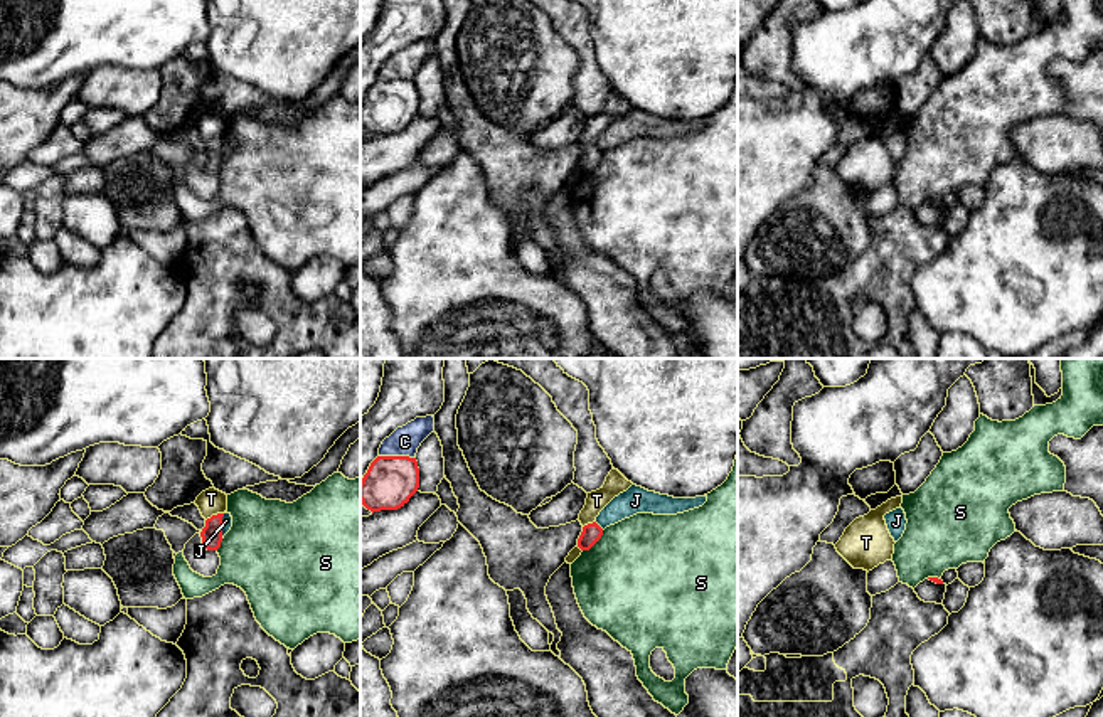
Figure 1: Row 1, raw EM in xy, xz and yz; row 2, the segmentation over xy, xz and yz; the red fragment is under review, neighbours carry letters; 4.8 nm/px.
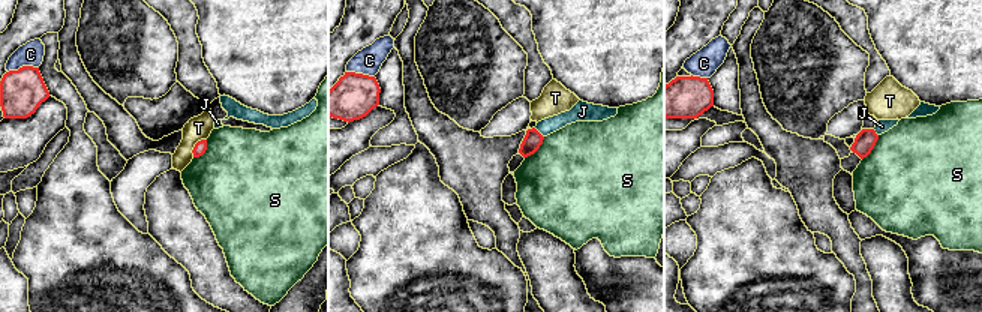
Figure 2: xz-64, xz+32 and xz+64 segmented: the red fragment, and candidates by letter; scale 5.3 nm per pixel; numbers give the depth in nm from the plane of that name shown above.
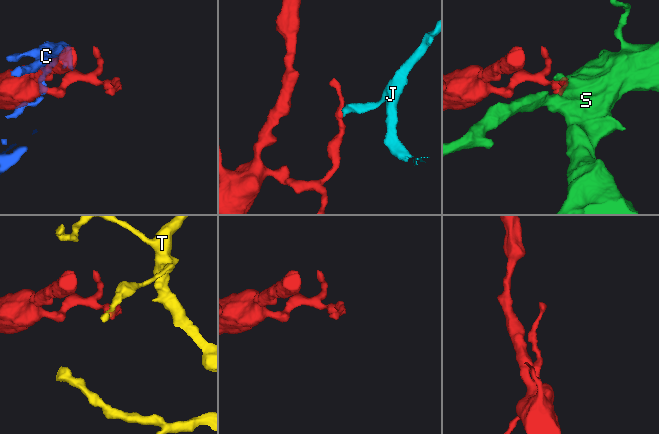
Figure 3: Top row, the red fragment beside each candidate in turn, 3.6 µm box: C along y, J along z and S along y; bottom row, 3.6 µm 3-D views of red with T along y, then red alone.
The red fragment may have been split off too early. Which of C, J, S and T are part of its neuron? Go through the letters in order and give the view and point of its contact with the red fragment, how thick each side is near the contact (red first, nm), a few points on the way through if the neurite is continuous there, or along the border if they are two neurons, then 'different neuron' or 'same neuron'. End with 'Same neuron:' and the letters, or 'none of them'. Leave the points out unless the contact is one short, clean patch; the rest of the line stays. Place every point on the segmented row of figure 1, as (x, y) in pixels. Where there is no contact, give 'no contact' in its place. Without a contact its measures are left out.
C: xz (398, 456) | 240/140 nm | different neuron
J: xy (221, 525) | 100/50 nm | along xy (224, 514), (221, 537) | different neuron
S: xz (595, 542) | 90/500 nm | different neuron
T: xy (214, 515) | 100/130 nm | different neuron
Same neuron: none of them

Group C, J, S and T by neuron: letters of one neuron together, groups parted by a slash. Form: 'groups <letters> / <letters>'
groups C / J / S / T

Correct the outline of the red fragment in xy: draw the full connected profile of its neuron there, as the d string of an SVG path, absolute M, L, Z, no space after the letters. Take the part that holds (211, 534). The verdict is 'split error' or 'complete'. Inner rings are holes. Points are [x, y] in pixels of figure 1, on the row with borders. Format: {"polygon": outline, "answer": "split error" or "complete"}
{"polygon": "M224 513L212 515L205 520L205 527L200 532L202 545L207 550L217 550L222 542L222 517Z", "answer": "complete"}

